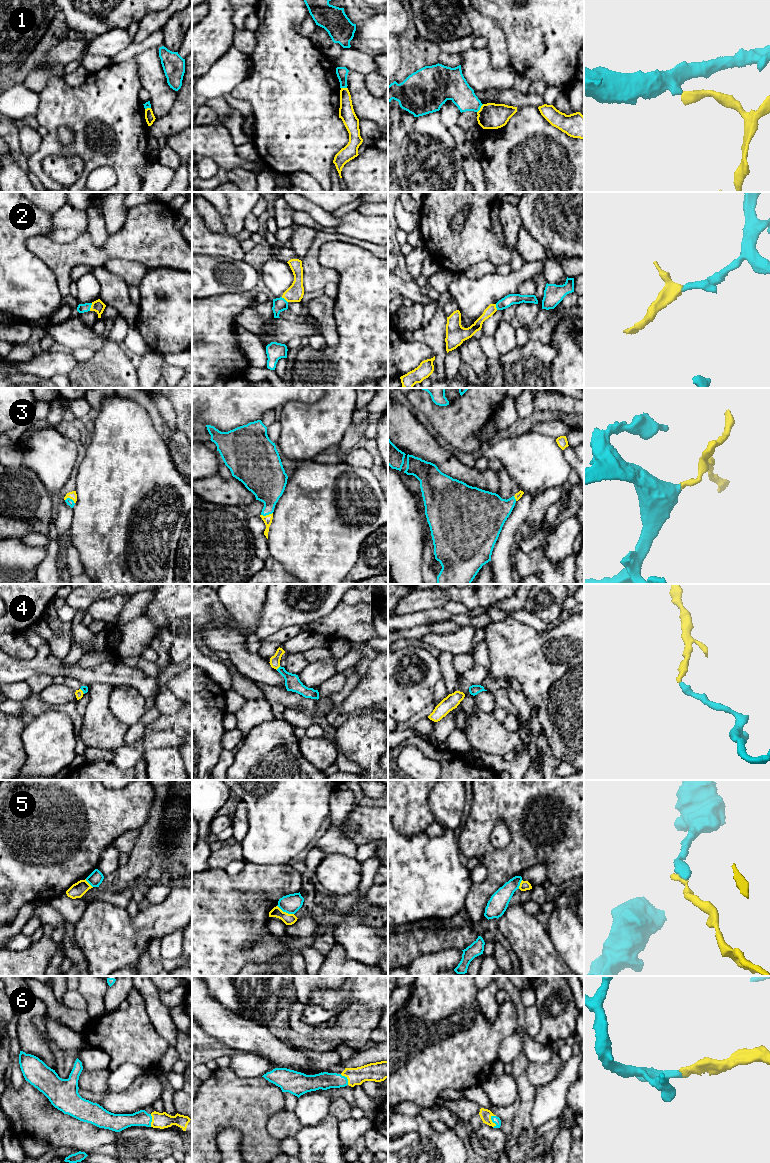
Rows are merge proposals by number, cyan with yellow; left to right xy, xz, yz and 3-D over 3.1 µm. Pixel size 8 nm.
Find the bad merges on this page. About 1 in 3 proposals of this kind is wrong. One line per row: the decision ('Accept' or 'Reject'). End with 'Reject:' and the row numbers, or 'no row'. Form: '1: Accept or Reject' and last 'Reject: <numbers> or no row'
1: Reject
2: Accept
3: Accept
4: Accept
5: Reject
6: Accept
Reject: 1, 5

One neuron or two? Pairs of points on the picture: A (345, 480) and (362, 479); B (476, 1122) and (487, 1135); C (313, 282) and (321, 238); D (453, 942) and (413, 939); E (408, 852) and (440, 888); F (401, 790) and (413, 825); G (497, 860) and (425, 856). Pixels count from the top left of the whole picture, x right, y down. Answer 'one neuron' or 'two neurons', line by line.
A: one neuron
B: two neurons
C: one neuron
D: one neuron
E: one neuron
F: one neuron
G: two neurons

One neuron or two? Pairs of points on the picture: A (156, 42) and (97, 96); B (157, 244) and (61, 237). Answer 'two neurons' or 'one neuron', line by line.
A: two neurons
B: two neurons

